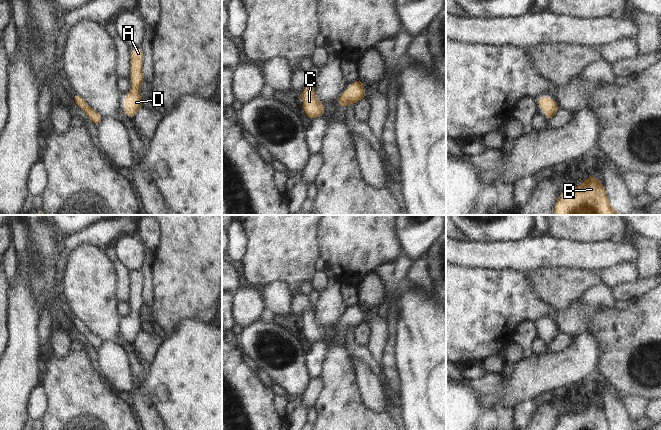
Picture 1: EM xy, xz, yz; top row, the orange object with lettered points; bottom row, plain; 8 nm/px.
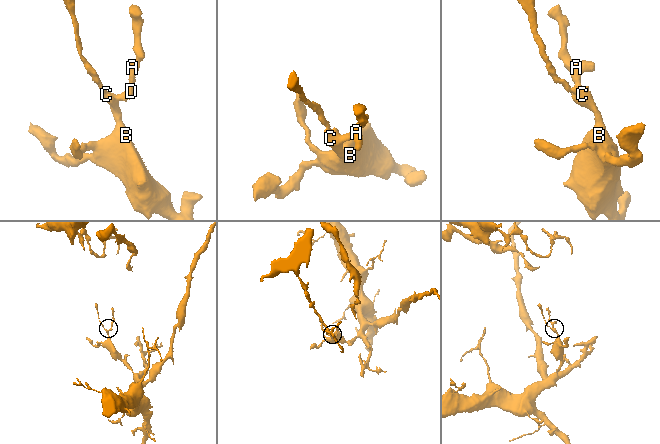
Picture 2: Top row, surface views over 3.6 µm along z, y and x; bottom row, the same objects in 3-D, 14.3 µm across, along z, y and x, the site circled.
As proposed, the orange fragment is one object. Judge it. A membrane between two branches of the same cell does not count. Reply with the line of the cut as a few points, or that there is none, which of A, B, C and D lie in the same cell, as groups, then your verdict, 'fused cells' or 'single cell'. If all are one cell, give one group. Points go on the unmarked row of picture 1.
no cut | A B C D | single cell

